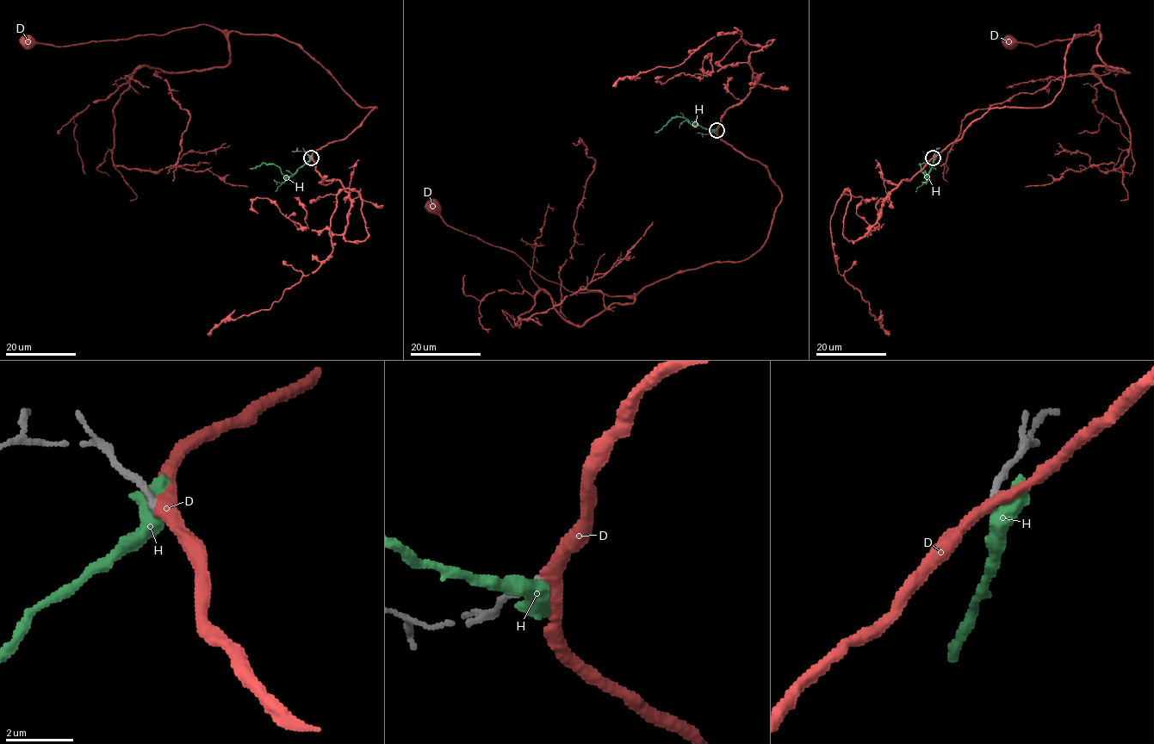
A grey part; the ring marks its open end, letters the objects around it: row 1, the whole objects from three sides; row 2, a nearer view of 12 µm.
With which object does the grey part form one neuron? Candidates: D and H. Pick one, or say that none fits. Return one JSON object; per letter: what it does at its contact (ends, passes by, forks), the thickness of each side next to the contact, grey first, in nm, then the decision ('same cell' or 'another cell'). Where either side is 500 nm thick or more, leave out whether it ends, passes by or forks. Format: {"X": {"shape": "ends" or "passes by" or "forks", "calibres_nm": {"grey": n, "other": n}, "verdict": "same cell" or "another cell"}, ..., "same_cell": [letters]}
{"D": {"shape": "passes by", "calibres_nm": {"grey": 240, "other": 380}, "verdict": "another cell"}, "H": {"shape": "passes by", "calibres_nm": {"grey": 240, "other": 460}, "verdict": "another cell"}, "same_cell": []}

